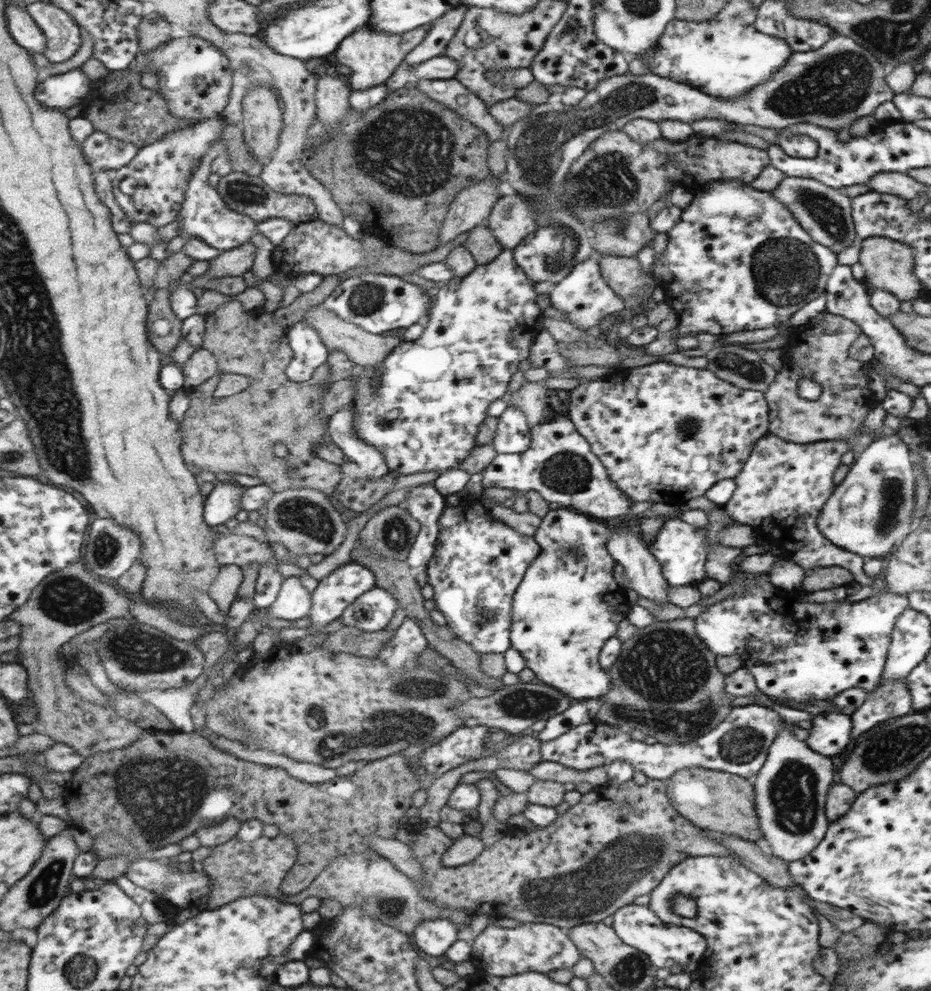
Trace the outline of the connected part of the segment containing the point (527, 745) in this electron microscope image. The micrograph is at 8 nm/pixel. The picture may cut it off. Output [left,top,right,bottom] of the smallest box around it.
[498,733,543,770]

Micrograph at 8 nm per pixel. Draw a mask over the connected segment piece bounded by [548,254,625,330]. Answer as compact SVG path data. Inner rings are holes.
M594 254L583 262L578 262L562 278L548 294L550 306L560 310L566 320L579 330L587 330L597 322L600 322L605 315L621 311L625 305L617 296L601 275L598 257Z

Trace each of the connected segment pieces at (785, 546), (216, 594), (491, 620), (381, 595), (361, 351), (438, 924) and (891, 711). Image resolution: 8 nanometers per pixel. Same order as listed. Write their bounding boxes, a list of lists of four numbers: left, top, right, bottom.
[[721,435,883,592],[207,564,243,614],[422,496,540,655],[342,586,398,632],[304,303,403,367],[411,917,457,959],[851,680,911,740]]

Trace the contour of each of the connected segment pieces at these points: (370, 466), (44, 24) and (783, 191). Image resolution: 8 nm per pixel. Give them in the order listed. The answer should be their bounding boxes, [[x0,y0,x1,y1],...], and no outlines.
[[328,403,389,480],[26,1,83,63],[771,175,861,253]]

